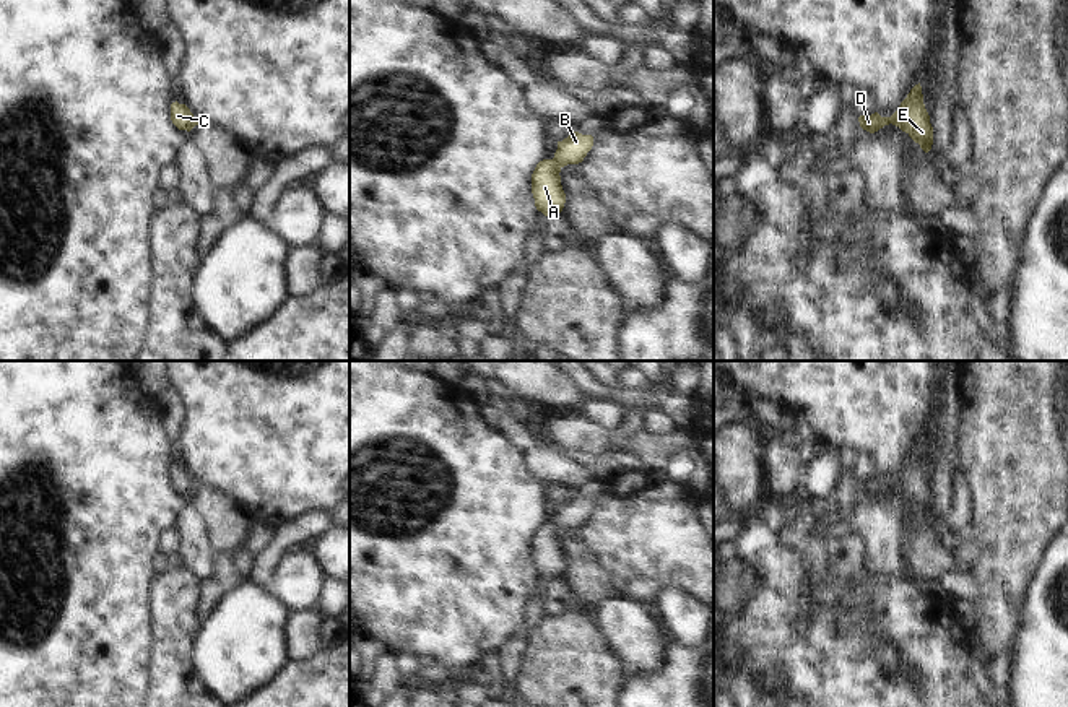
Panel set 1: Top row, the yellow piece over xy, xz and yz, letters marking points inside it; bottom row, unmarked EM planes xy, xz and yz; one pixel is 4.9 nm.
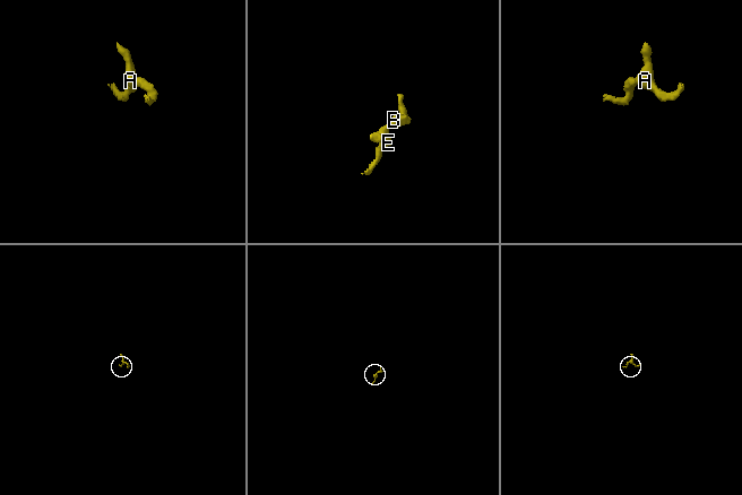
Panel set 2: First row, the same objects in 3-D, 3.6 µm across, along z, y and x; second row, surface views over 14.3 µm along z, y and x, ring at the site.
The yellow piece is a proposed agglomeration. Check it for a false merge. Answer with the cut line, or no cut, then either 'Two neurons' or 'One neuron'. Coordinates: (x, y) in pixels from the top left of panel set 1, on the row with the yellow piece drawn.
No split. One neuron.

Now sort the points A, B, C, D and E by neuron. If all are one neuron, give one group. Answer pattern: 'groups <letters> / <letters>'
groups A B C D E

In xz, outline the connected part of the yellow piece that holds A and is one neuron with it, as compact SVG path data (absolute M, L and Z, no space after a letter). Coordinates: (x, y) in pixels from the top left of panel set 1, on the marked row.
M571 132L567 138L558 141L553 159L543 159L532 174L532 193L535 206L545 216L561 213L566 203L566 193L561 185L561 169L567 164L579 164L593 146L592 135Z

